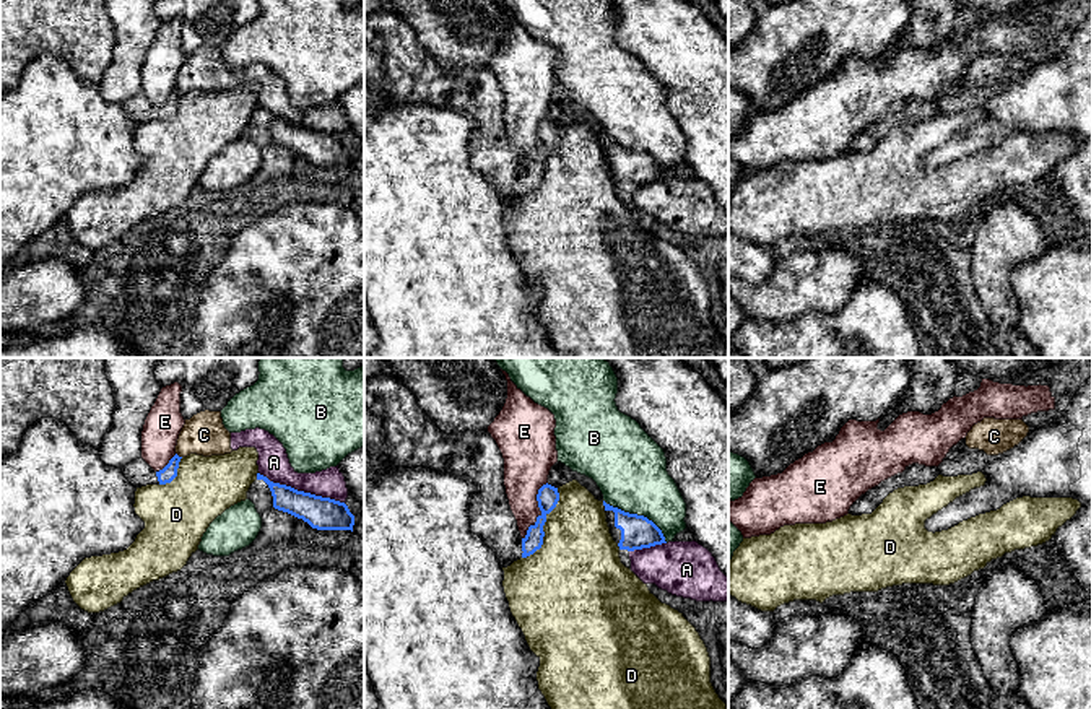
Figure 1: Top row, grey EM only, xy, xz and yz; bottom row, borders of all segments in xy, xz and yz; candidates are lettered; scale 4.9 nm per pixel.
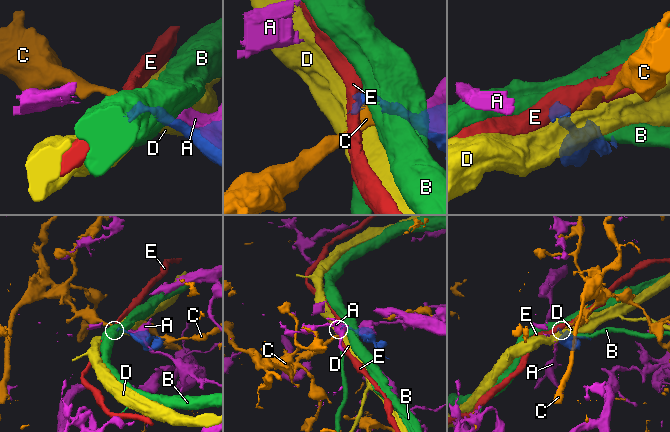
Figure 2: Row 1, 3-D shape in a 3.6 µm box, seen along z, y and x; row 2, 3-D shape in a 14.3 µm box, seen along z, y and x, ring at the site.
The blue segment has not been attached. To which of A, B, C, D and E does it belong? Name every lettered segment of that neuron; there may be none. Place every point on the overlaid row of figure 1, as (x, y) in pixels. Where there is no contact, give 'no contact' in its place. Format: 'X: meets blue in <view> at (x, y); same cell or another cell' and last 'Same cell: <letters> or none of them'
A: meets blue in xy at (301, 491); another cell
B: meets blue in xz at (636, 514); another cell
C: meets blue in xy at (178, 456); another cell
D: meets blue in xz at (542, 527); another cell
E: meets blue in xz at (540, 509); another cell
Same cell: none of them

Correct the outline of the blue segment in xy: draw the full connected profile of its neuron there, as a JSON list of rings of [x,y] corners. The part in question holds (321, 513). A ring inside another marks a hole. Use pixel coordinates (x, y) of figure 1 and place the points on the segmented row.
[[[257,473],[257,480],[263,480],[268,485],[275,509],[302,519],[317,530],[353,532],[354,515],[345,502],[273,483],[260,473]]]

